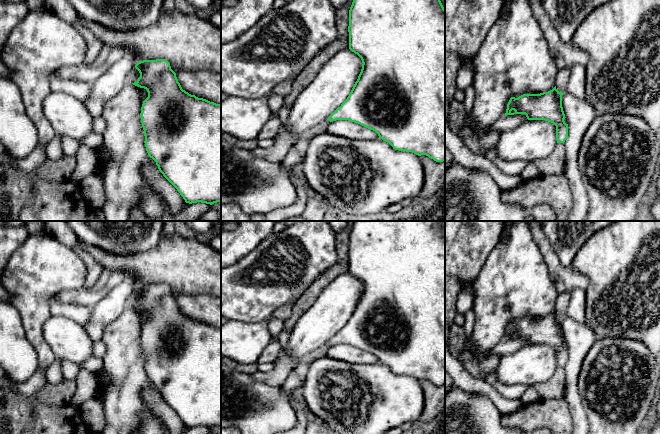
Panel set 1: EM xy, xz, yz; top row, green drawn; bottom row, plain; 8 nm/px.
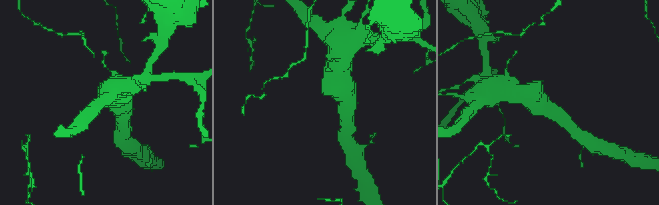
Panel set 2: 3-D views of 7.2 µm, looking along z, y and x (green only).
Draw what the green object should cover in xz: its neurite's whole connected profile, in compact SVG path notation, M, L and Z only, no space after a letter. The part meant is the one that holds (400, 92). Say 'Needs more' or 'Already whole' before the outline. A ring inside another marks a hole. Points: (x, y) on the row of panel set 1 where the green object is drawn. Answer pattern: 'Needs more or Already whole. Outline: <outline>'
Needs more. Outline: M353 0L352 5L349 10L348 32L349 32L349 49L355 54L357 54L361 58L362 63L363 63L358 79L355 82L349 96L341 104L341 106L338 107L324 122L320 123L319 125L301 134L295 141L292 142L291 146L294 146L297 141L304 141L307 139L312 139L316 135L326 132L327 126L330 122L333 122L336 120L348 120L351 122L358 123L370 130L375 131L378 134L379 139L382 139L388 142L395 150L412 152L418 156L426 155L436 162L445 161L445 8L443 7L441 1L440 0Z

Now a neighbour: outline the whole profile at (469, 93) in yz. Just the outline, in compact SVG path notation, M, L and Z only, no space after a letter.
M470 85L466 90L464 90L465 98L463 101L464 107L464 115L466 117L470 117L471 112L470 109L472 108L474 97L475 97L475 89L472 85Z

